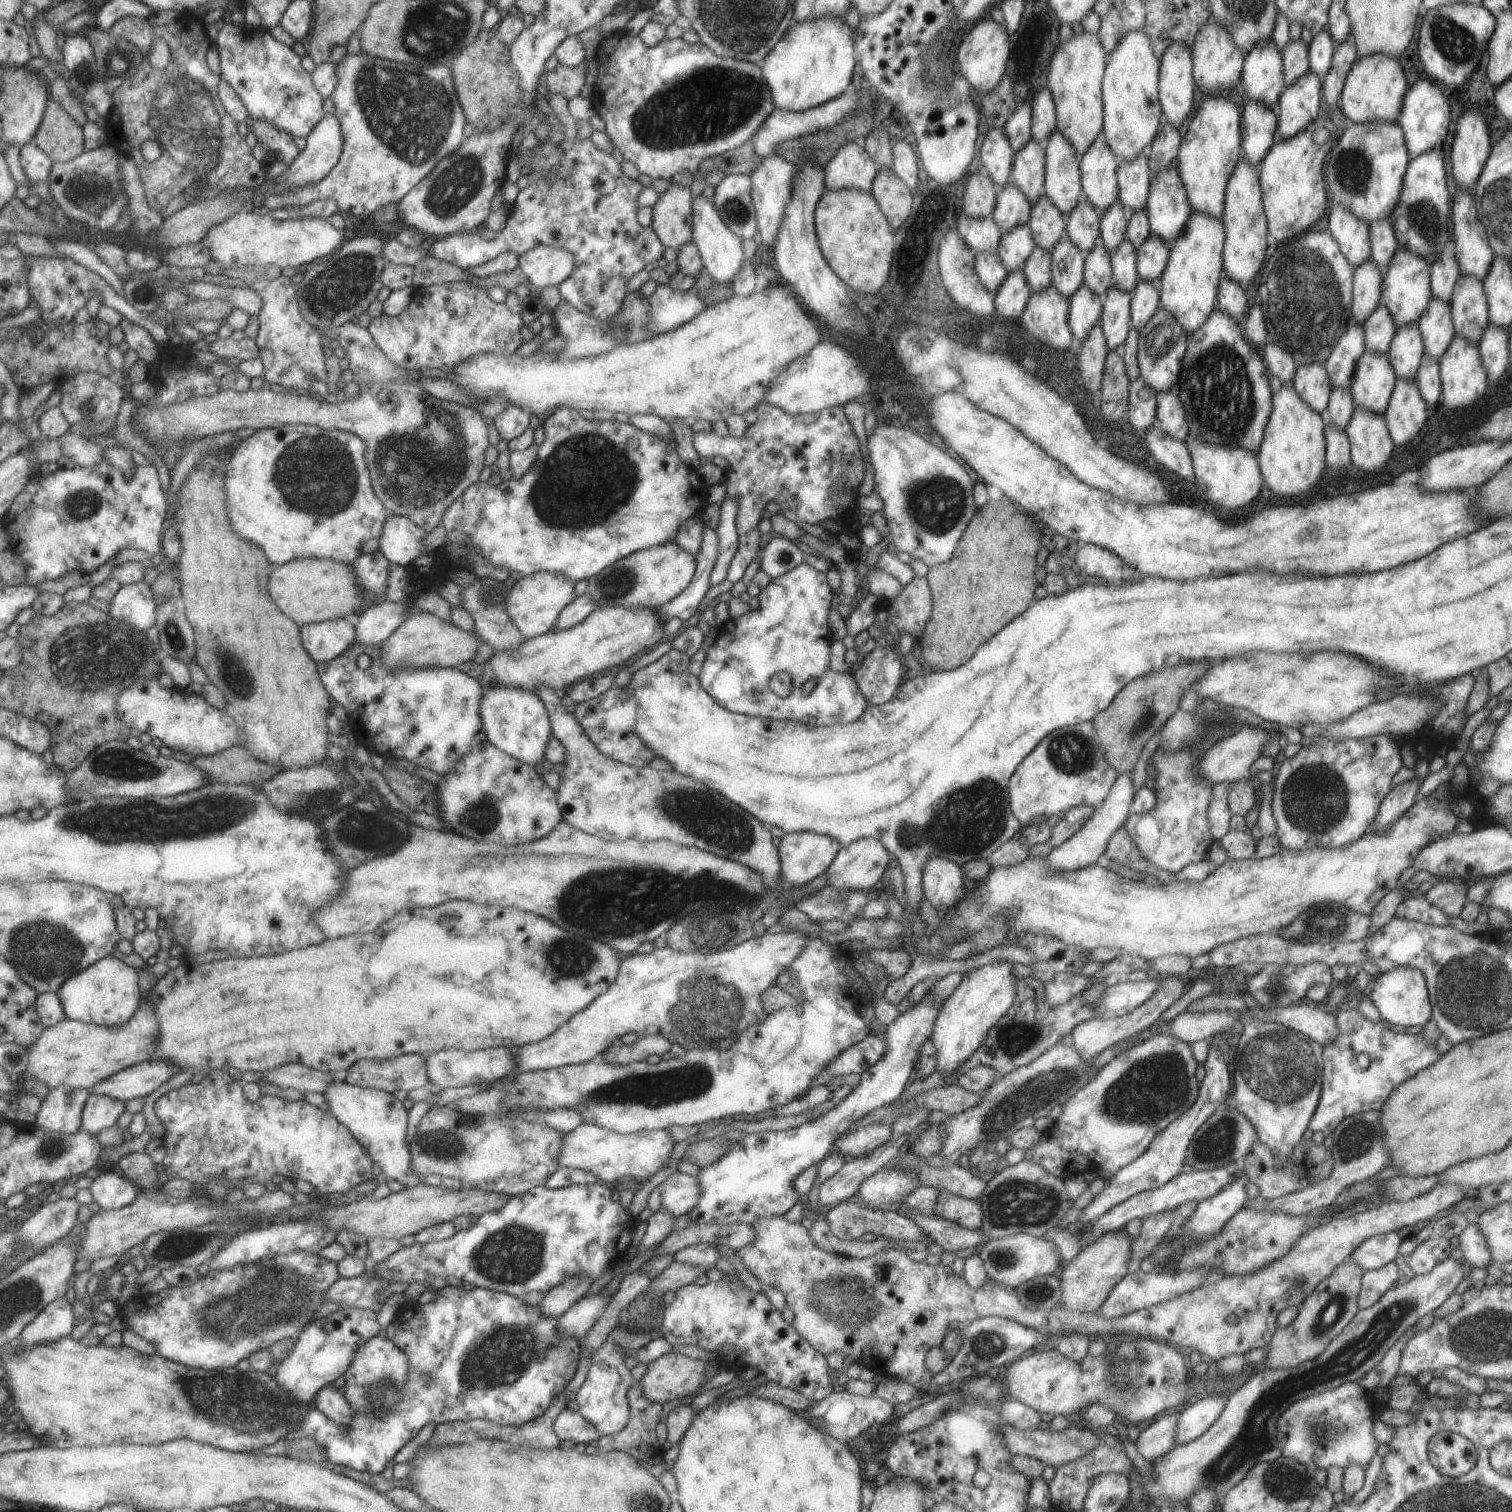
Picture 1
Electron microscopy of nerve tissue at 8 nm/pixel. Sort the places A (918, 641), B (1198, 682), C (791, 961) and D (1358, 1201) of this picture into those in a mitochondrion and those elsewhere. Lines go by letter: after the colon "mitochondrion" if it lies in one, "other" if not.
A: other
B: other
C: other
D: mitochondrion

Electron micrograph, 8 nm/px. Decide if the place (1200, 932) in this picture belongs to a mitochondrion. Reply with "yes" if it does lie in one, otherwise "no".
no

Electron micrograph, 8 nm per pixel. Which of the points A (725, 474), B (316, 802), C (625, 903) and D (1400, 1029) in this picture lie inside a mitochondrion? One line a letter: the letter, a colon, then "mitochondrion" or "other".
A: other
B: mitochondrion
C: mitochondrion
D: other

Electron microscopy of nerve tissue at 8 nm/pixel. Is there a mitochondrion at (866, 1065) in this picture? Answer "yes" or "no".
no

